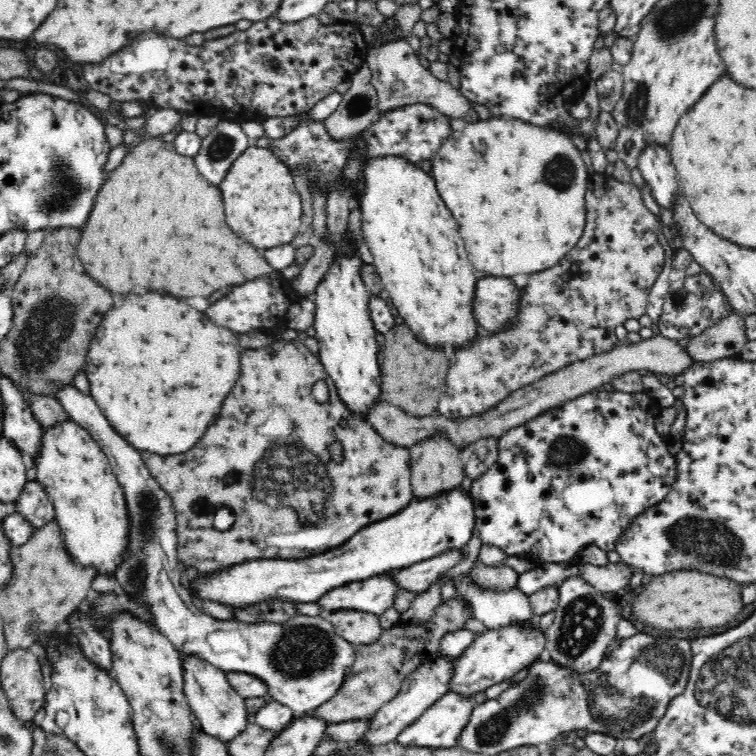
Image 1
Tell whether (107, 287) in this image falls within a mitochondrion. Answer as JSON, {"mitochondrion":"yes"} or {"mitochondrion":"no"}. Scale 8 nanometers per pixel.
{"mitochondrion":"no"}

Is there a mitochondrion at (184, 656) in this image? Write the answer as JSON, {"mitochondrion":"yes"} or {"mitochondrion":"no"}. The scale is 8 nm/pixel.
{"mitochondrion":"no"}

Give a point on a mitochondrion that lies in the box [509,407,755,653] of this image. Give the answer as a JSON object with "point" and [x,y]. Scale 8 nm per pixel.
{"point":[708,541]}

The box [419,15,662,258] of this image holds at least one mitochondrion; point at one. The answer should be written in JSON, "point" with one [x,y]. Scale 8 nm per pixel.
{"point":[559,173]}

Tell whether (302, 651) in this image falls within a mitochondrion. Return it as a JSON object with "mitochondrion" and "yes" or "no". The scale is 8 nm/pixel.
{"mitochondrion":"yes"}

